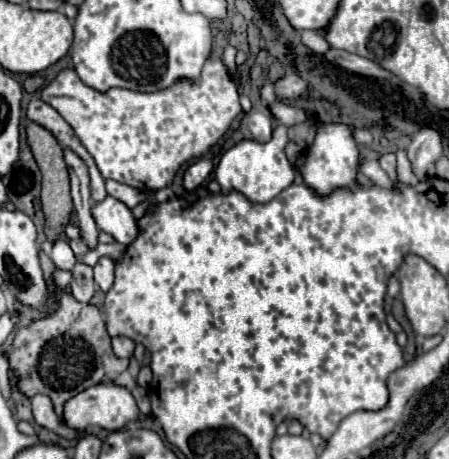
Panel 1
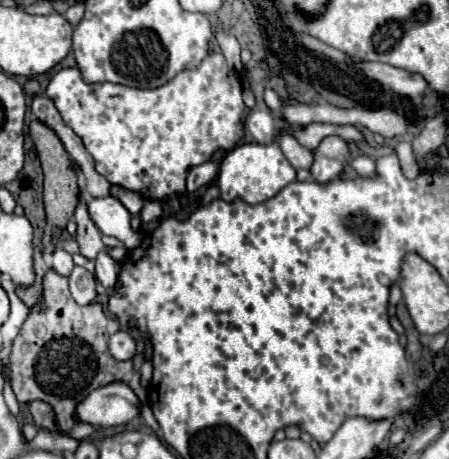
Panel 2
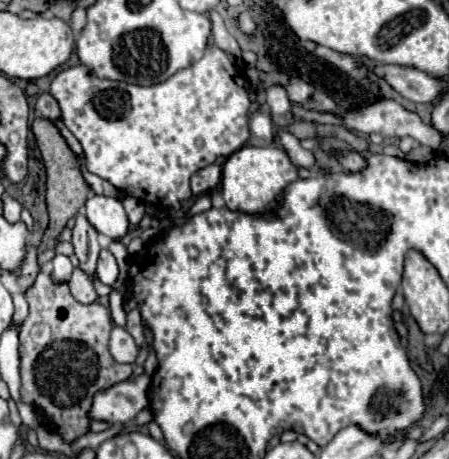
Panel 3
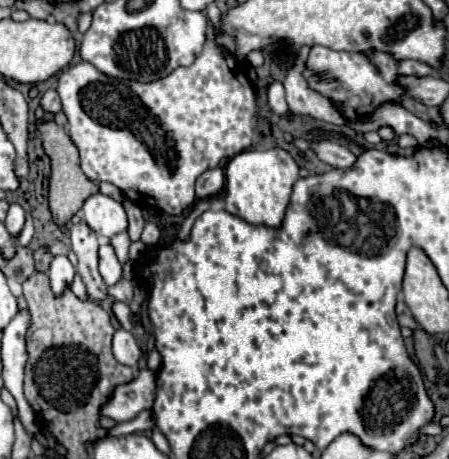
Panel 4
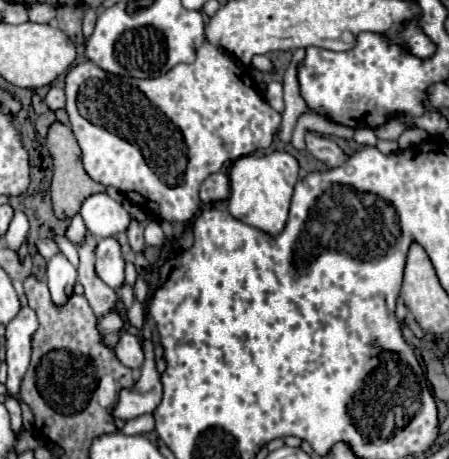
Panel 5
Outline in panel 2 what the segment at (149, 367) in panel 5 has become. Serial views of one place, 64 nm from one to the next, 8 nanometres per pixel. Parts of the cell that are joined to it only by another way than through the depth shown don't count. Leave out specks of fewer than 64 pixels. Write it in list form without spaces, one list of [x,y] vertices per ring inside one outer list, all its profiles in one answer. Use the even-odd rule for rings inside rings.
[[[112,382],[78,404],[76,418],[94,426],[124,426],[140,414],[140,400],[136,392],[124,382]]]

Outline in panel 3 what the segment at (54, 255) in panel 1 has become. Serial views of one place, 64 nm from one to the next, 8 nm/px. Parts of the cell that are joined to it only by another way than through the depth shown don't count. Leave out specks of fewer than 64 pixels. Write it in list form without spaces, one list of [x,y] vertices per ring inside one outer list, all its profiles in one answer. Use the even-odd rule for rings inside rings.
[[[56,254],[54,260],[52,260],[52,278],[54,278],[54,284],[62,284],[62,282],[68,282],[70,276],[72,276],[72,262],[68,256],[62,256],[62,254]]]

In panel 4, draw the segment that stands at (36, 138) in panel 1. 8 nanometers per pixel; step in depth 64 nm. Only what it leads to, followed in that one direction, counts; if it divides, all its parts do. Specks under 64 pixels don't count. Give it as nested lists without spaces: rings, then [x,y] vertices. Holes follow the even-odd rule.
[[[54,120],[52,122],[38,122],[38,130],[42,134],[42,144],[46,154],[52,160],[52,176],[50,176],[50,192],[48,192],[48,202],[50,202],[50,210],[52,216],[56,220],[56,224],[66,224],[84,204],[84,200],[92,194],[96,194],[100,188],[96,182],[88,180],[80,168],[80,156],[78,156],[78,148],[72,142],[70,134],[58,126]],[[40,248],[40,250],[34,252],[34,264],[36,264],[38,272],[46,272],[48,266],[50,266],[50,260],[52,260],[52,256],[44,248]]]

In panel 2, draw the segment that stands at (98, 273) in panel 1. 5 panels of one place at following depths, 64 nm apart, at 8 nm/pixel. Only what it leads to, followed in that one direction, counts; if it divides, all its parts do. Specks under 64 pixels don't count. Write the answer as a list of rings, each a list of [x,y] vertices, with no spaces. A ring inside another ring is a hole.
[[[100,252],[96,258],[96,278],[102,282],[102,286],[112,288],[118,278],[118,266],[116,260],[108,252]]]

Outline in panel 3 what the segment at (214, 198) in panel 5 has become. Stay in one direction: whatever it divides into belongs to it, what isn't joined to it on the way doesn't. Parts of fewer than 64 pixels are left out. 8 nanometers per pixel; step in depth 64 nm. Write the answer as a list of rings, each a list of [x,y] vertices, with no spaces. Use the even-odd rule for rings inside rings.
[[[210,164],[210,166],[202,168],[200,172],[196,172],[192,176],[192,192],[194,192],[194,196],[200,196],[204,192],[210,192],[210,190],[218,188],[220,180],[222,180],[222,170],[220,170],[218,164]]]

